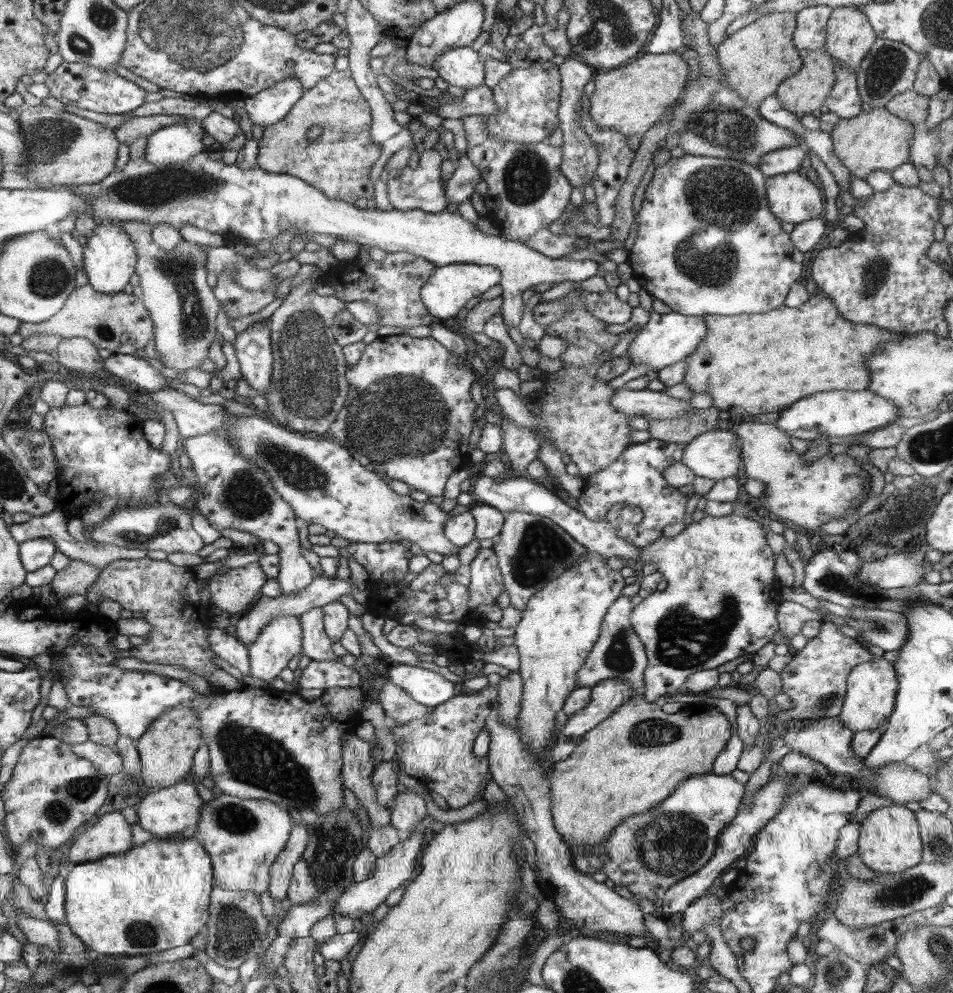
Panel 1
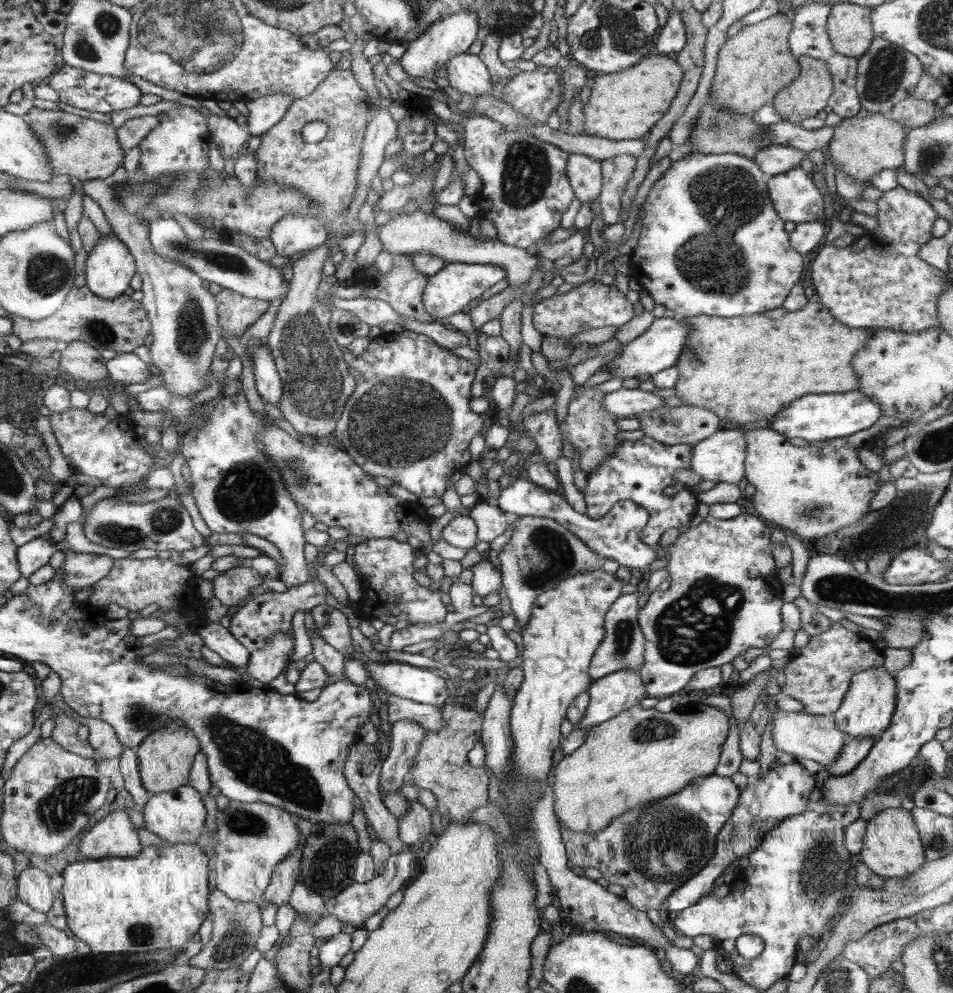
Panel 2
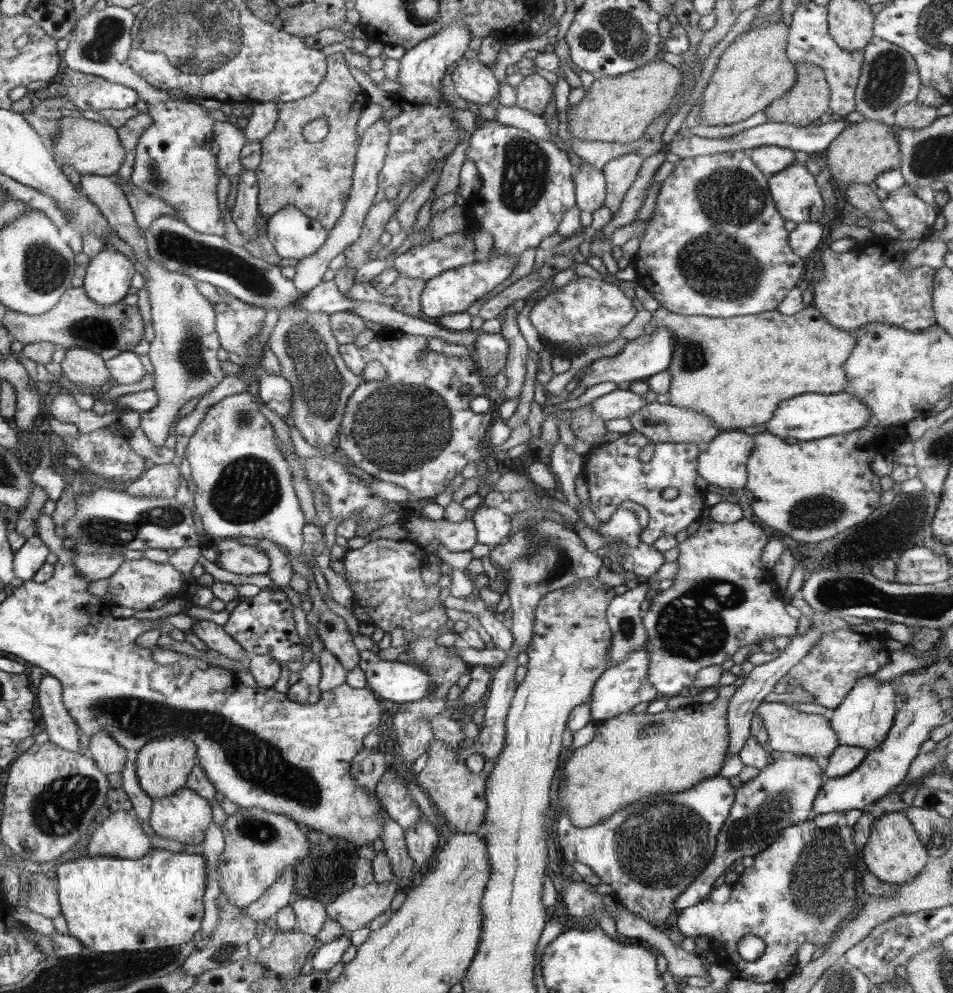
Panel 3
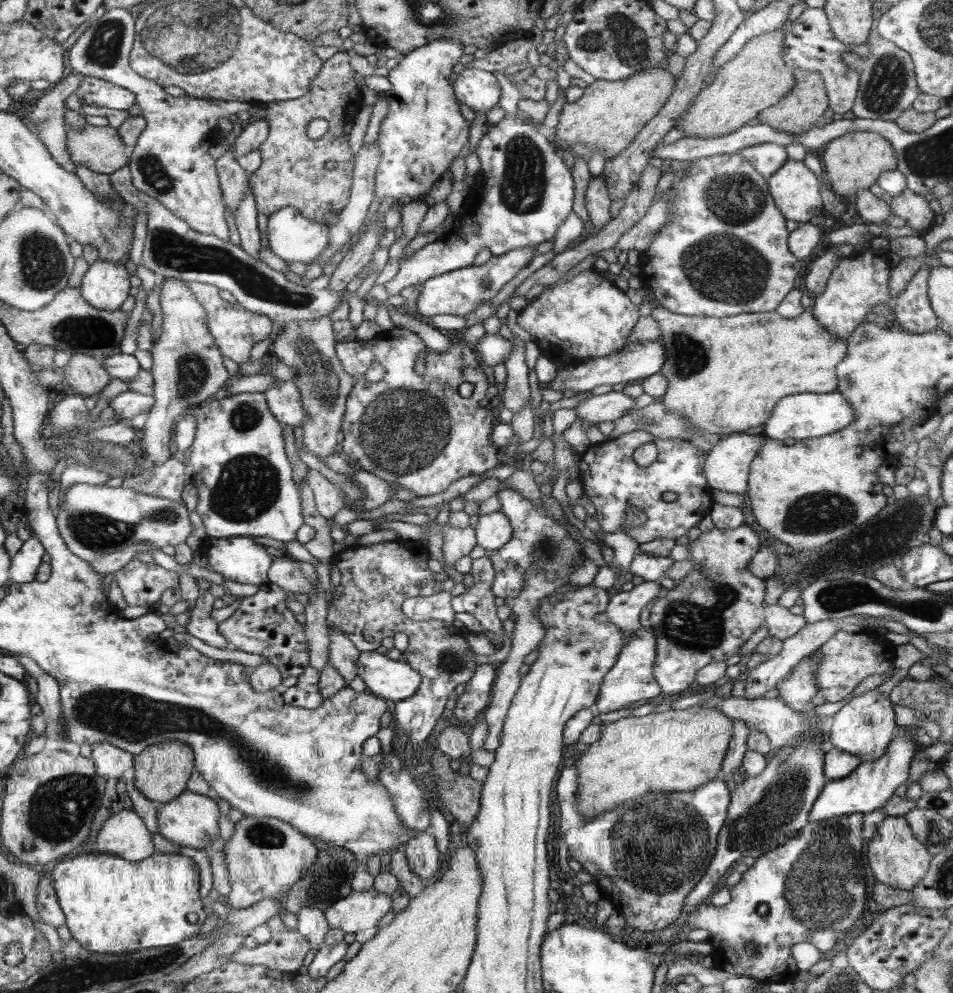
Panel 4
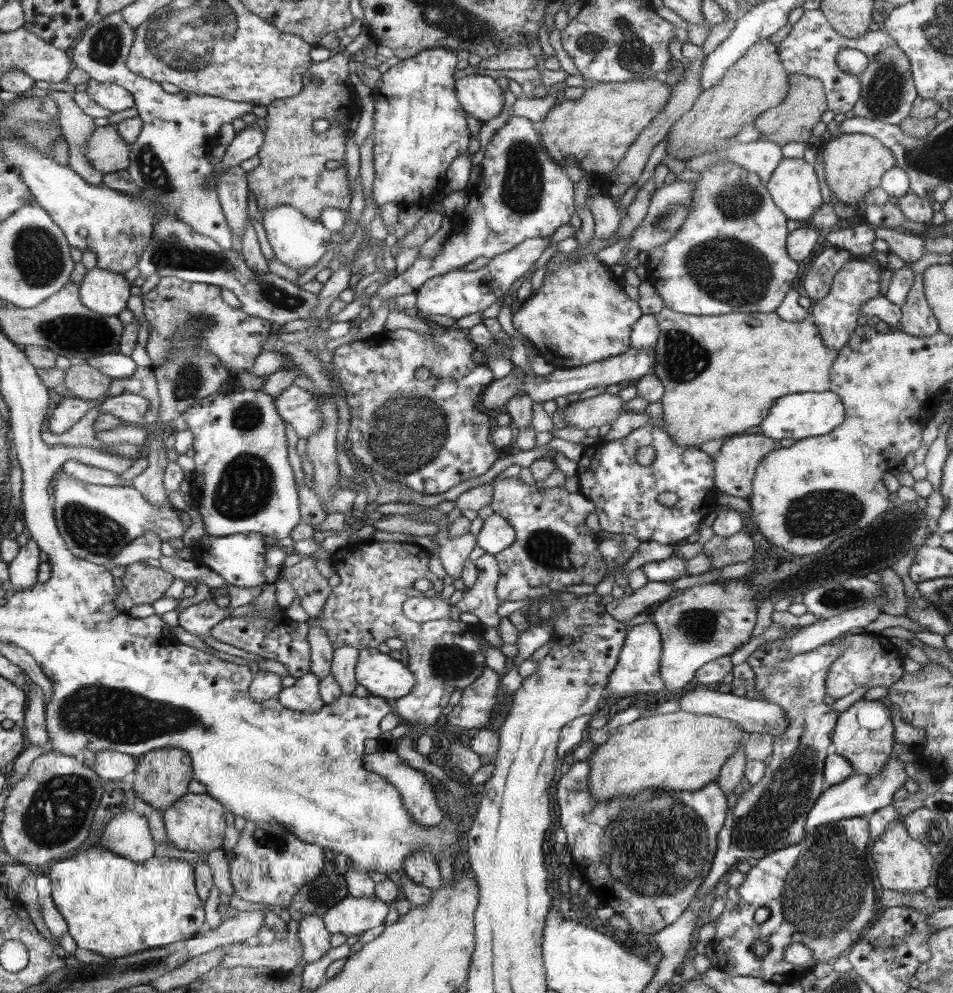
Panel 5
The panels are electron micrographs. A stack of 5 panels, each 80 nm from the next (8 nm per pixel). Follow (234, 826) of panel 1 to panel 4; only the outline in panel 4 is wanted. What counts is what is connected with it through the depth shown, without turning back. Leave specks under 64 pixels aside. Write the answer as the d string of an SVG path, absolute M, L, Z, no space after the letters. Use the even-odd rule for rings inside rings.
M245 815L235 824L235 831L223 851L231 886L225 901L231 909L249 908L270 898L284 904L294 884L309 872L319 853L313 840L292 824L276 817Z

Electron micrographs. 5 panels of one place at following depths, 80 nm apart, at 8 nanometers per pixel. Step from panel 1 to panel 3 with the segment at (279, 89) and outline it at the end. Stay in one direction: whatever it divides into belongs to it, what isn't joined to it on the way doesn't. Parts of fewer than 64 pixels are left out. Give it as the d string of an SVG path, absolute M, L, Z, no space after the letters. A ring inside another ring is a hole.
M266 101L264 103L252 103L254 114L250 120L243 123L246 142L261 141L268 136L277 124L278 101Z

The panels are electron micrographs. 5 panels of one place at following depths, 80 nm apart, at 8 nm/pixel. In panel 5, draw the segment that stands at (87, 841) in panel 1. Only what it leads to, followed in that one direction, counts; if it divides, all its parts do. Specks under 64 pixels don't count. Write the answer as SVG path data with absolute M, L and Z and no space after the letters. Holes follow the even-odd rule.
M133 810L112 817L103 830L99 846L138 863L152 859L156 852L146 817Z

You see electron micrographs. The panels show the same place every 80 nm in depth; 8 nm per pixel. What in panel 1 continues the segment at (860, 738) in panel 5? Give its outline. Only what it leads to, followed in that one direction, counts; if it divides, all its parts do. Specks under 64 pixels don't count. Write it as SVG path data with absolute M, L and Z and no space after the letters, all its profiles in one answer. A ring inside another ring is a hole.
M875 656L872 660L854 665L847 676L847 691L843 700L842 712L837 718L853 732L877 730L886 723L894 709L898 678L893 663L886 661L883 656Z

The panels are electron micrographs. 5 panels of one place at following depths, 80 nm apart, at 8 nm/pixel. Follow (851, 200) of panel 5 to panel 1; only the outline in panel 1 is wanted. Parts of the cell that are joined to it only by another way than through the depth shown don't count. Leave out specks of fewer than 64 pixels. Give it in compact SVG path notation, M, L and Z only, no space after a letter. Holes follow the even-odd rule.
M886 108L862 111L854 118L840 119L830 133L834 154L858 178L866 178L876 170L893 171L910 160L910 145L918 127L894 116Z

